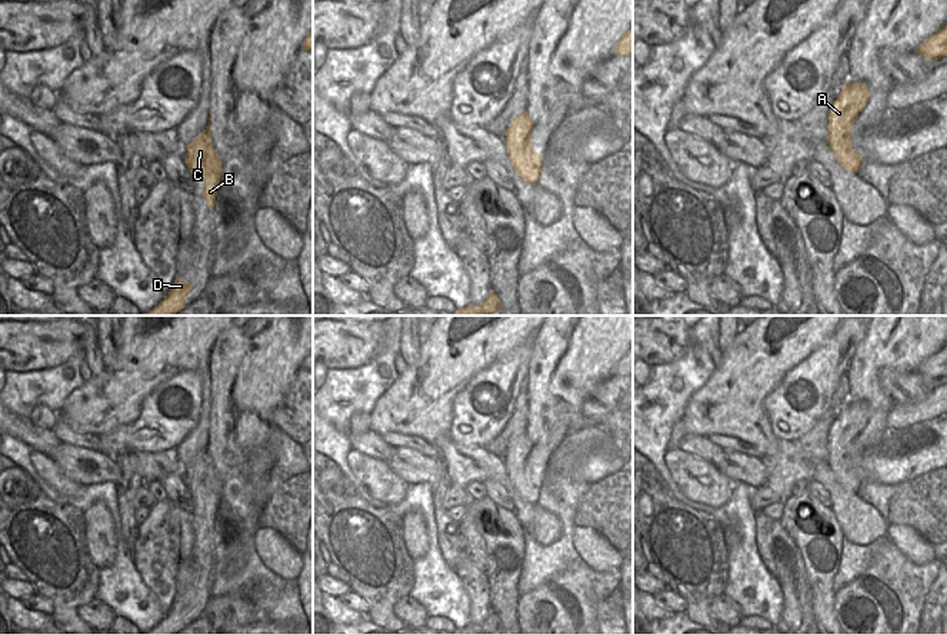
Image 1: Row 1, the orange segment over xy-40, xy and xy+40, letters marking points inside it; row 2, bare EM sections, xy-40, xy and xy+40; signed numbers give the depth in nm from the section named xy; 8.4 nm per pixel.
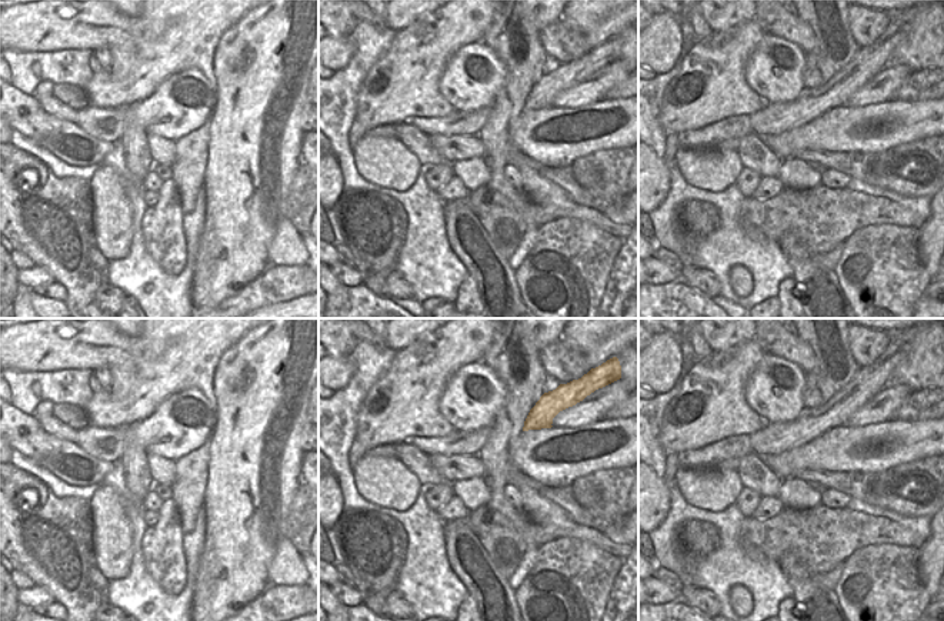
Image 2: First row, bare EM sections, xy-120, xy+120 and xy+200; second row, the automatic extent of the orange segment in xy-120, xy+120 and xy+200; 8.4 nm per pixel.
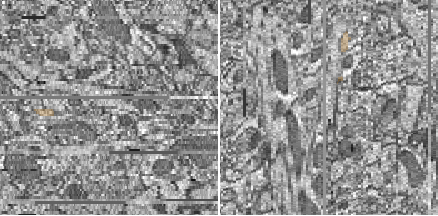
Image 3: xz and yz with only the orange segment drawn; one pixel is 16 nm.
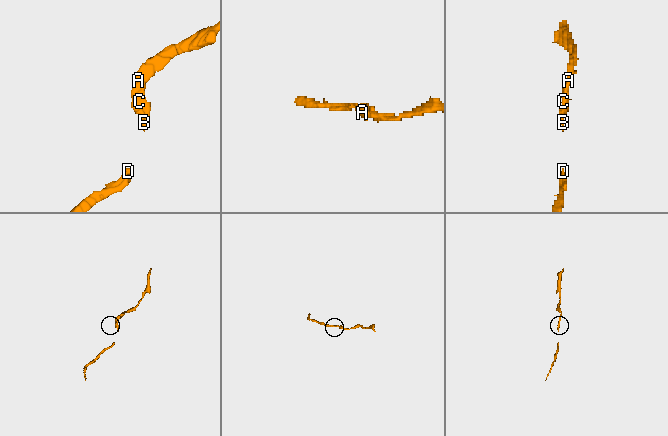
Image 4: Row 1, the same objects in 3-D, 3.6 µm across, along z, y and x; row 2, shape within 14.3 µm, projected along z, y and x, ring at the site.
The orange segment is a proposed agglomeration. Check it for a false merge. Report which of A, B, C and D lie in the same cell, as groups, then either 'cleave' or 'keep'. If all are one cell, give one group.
groups A B C D; keep

